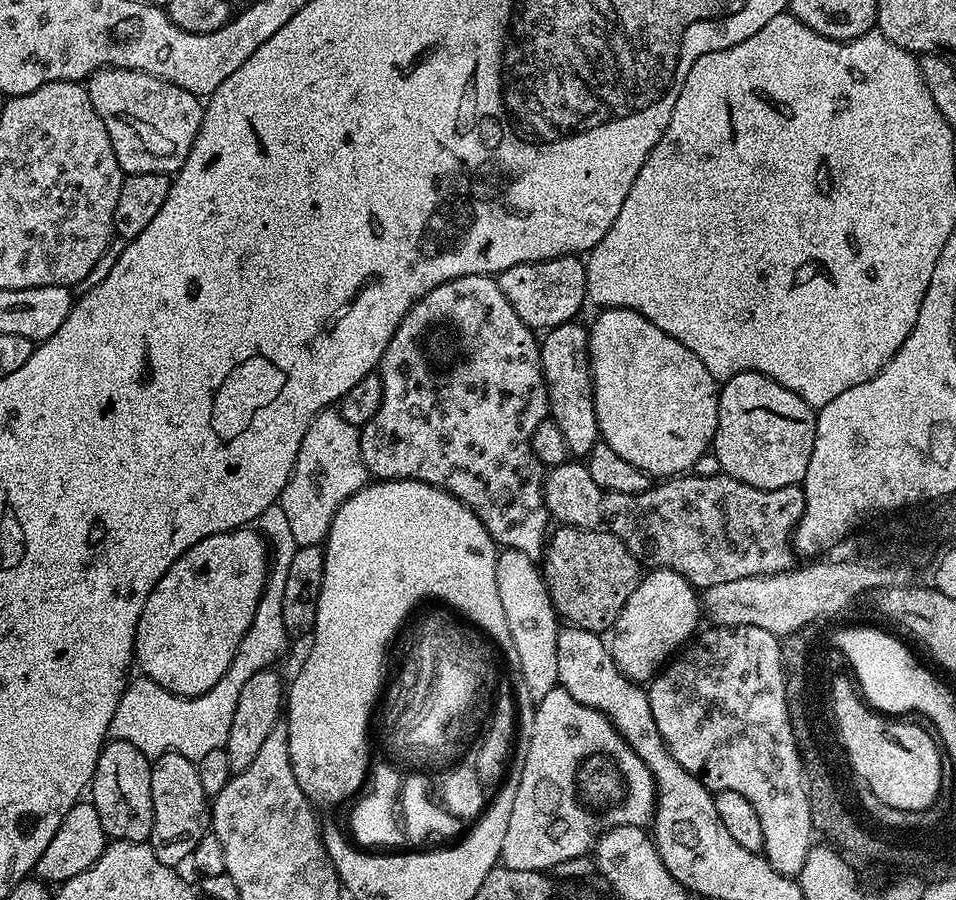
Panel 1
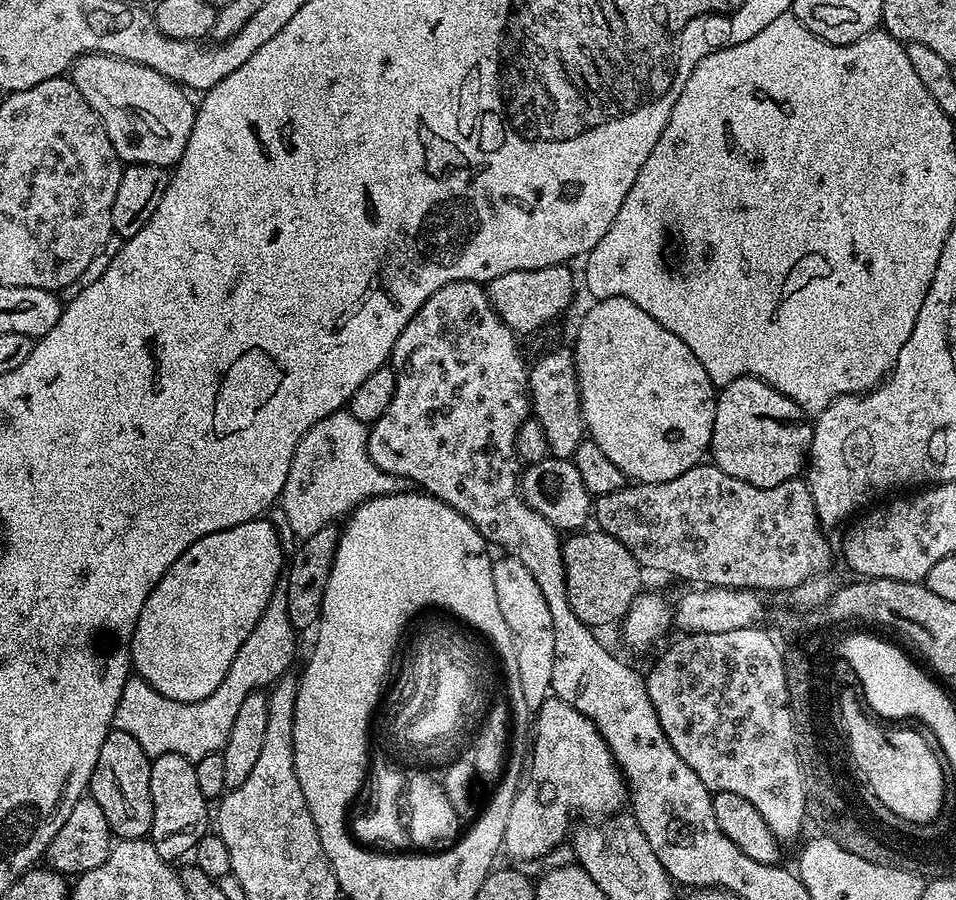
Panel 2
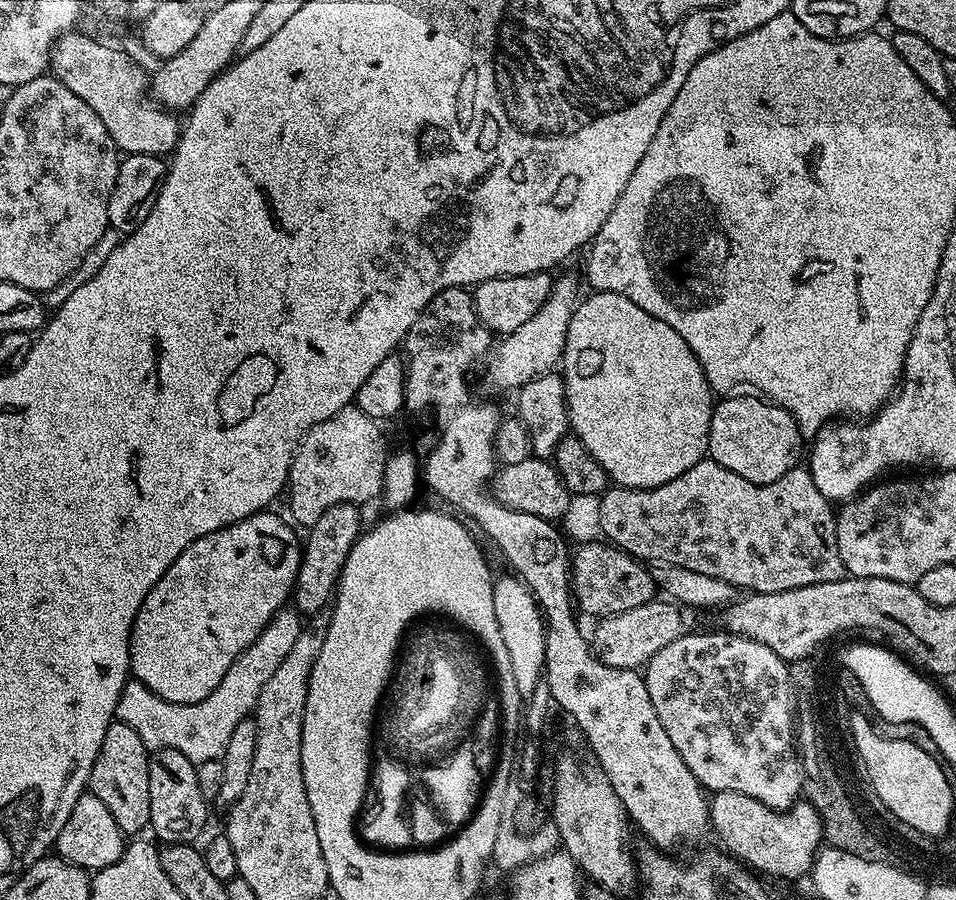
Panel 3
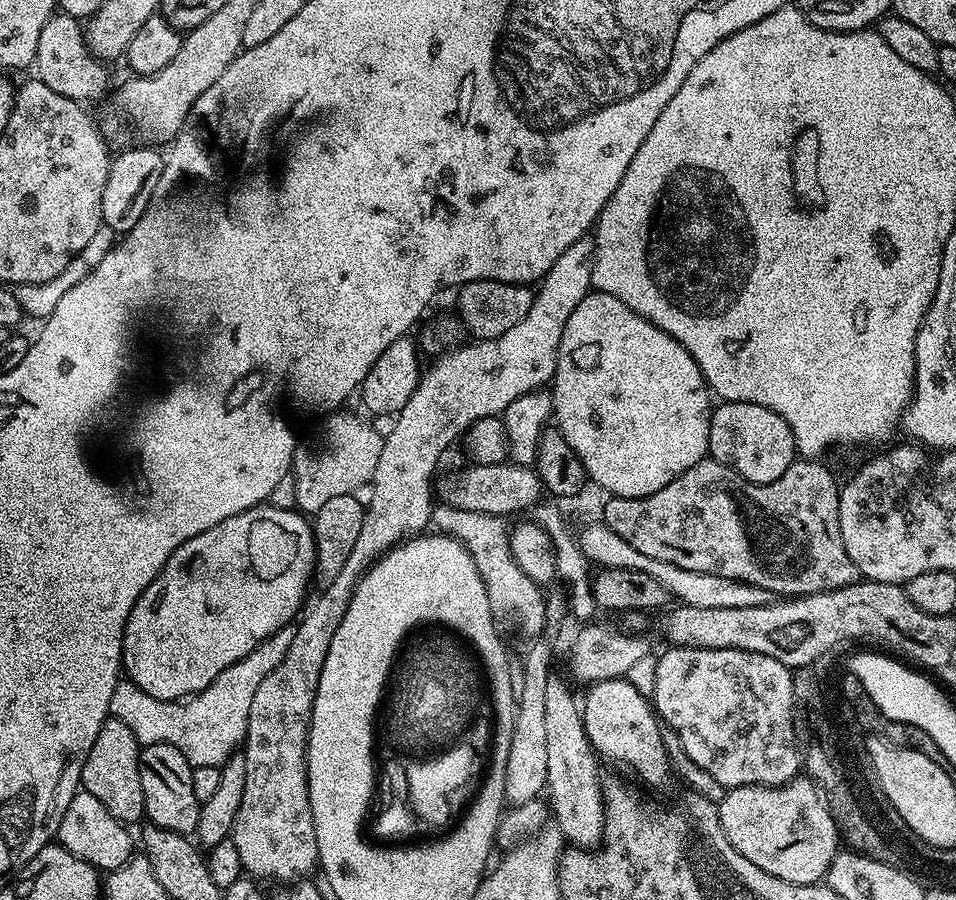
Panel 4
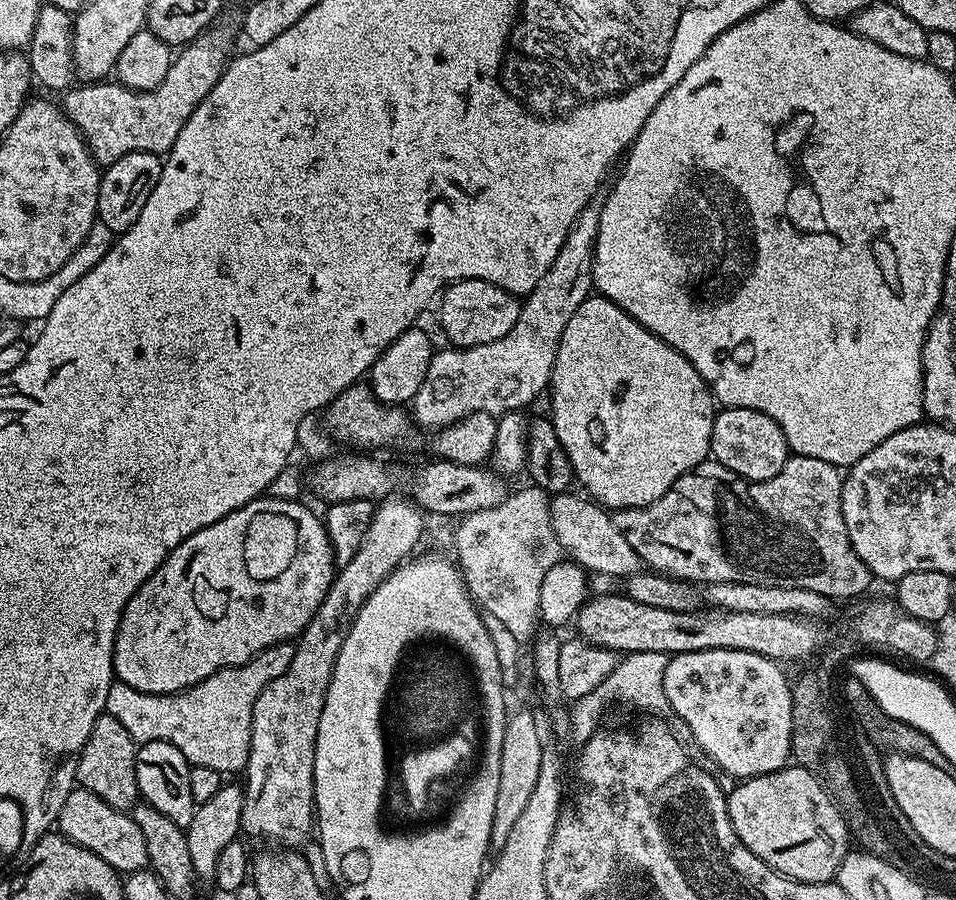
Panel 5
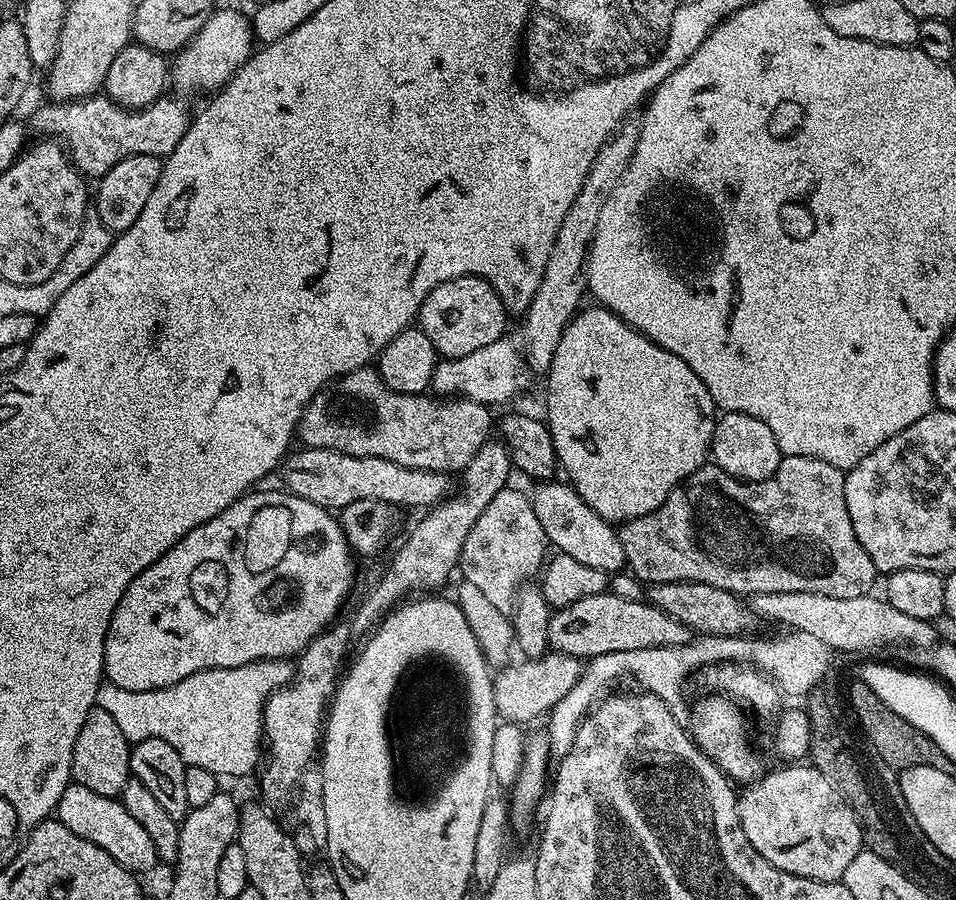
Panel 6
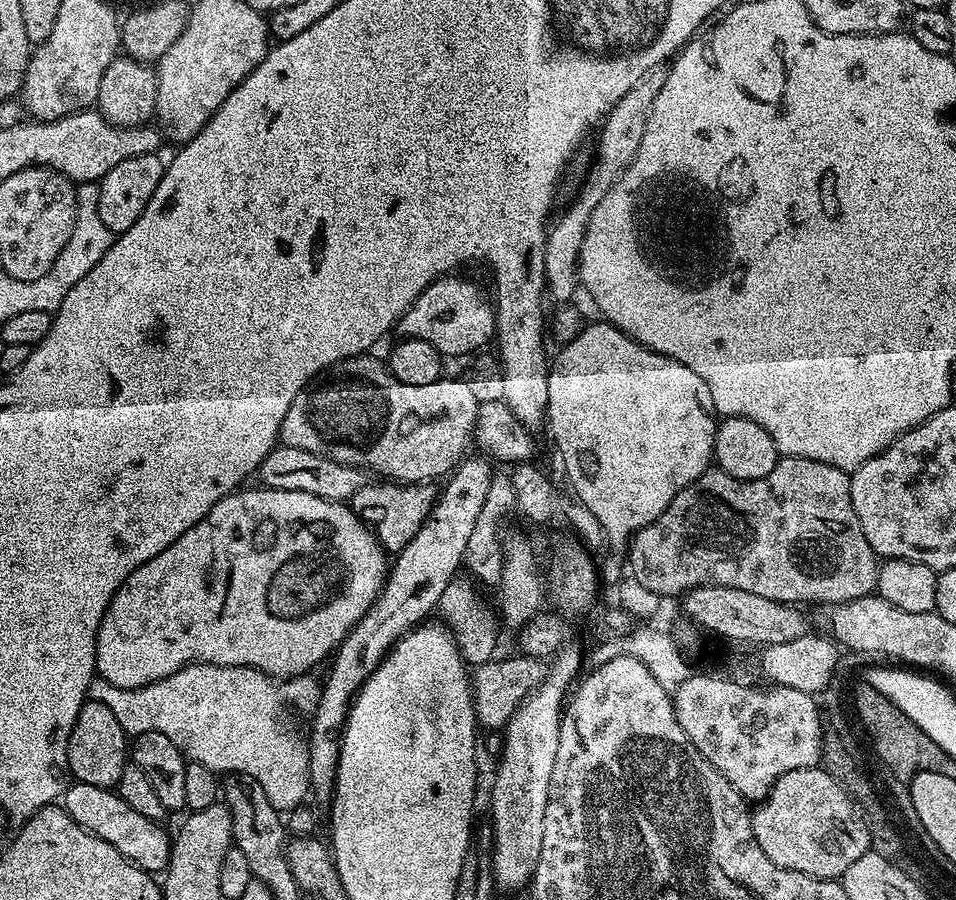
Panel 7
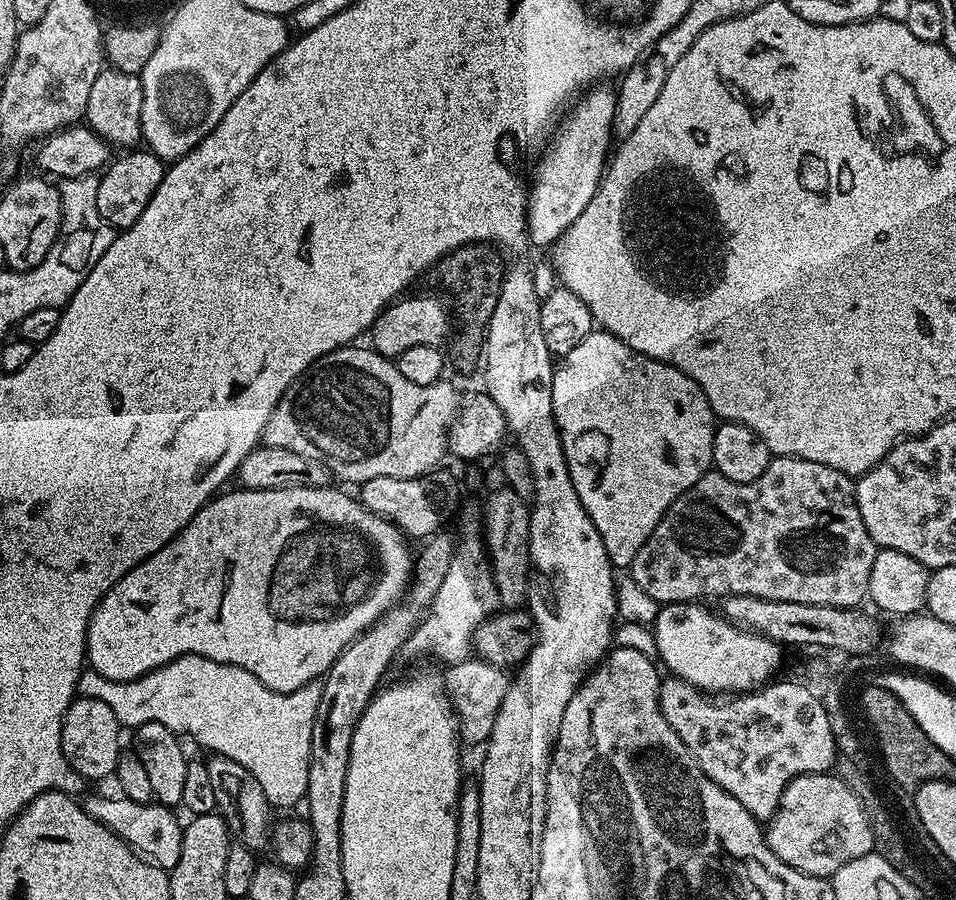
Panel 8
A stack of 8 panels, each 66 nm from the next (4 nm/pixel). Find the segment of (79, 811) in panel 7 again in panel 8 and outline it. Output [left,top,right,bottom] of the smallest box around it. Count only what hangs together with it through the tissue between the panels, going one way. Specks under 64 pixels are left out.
[82,794,184,870]

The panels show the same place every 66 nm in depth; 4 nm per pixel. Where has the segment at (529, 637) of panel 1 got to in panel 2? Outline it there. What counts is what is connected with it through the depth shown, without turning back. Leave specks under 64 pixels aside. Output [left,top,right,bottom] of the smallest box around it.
[492,556,554,713]

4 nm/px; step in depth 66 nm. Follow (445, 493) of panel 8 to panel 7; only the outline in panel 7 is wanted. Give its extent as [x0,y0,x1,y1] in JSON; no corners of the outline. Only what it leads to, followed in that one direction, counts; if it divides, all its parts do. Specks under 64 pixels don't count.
[350,482,438,554]

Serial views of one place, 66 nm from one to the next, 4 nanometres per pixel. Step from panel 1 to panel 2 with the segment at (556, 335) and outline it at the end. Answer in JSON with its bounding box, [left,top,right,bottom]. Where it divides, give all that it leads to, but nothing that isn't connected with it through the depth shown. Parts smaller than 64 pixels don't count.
[528,347,586,460]

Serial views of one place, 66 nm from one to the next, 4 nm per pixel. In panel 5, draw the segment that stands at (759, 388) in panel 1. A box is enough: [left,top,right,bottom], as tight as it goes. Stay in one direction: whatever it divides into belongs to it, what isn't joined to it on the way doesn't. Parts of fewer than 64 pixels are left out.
[711,407,790,482]

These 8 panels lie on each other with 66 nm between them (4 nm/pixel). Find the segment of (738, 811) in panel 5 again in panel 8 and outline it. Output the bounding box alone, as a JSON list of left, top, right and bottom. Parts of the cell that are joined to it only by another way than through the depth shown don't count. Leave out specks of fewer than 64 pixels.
[766,774,873,878]

